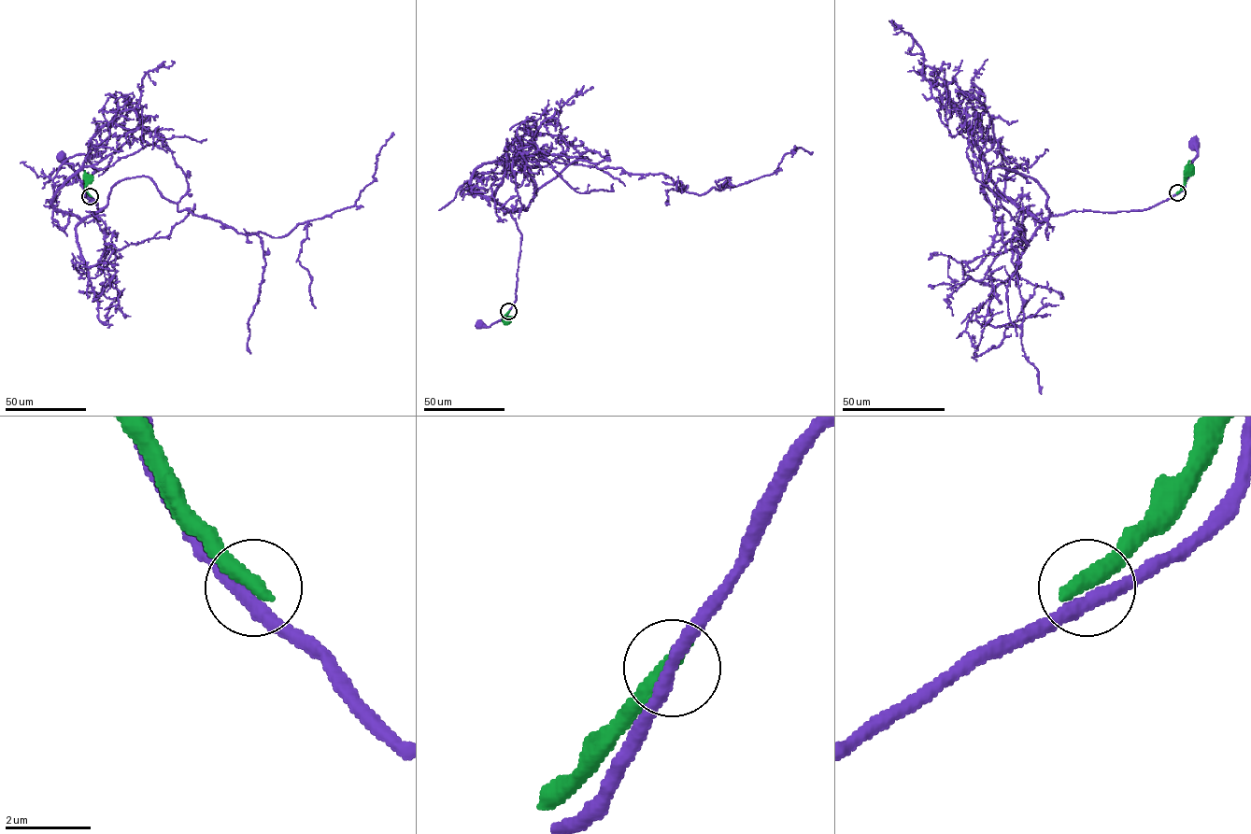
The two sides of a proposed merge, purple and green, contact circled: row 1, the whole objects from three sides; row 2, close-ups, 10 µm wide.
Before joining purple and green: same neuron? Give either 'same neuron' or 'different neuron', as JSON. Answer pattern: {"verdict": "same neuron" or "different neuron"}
{"verdict": "different neuron"}

